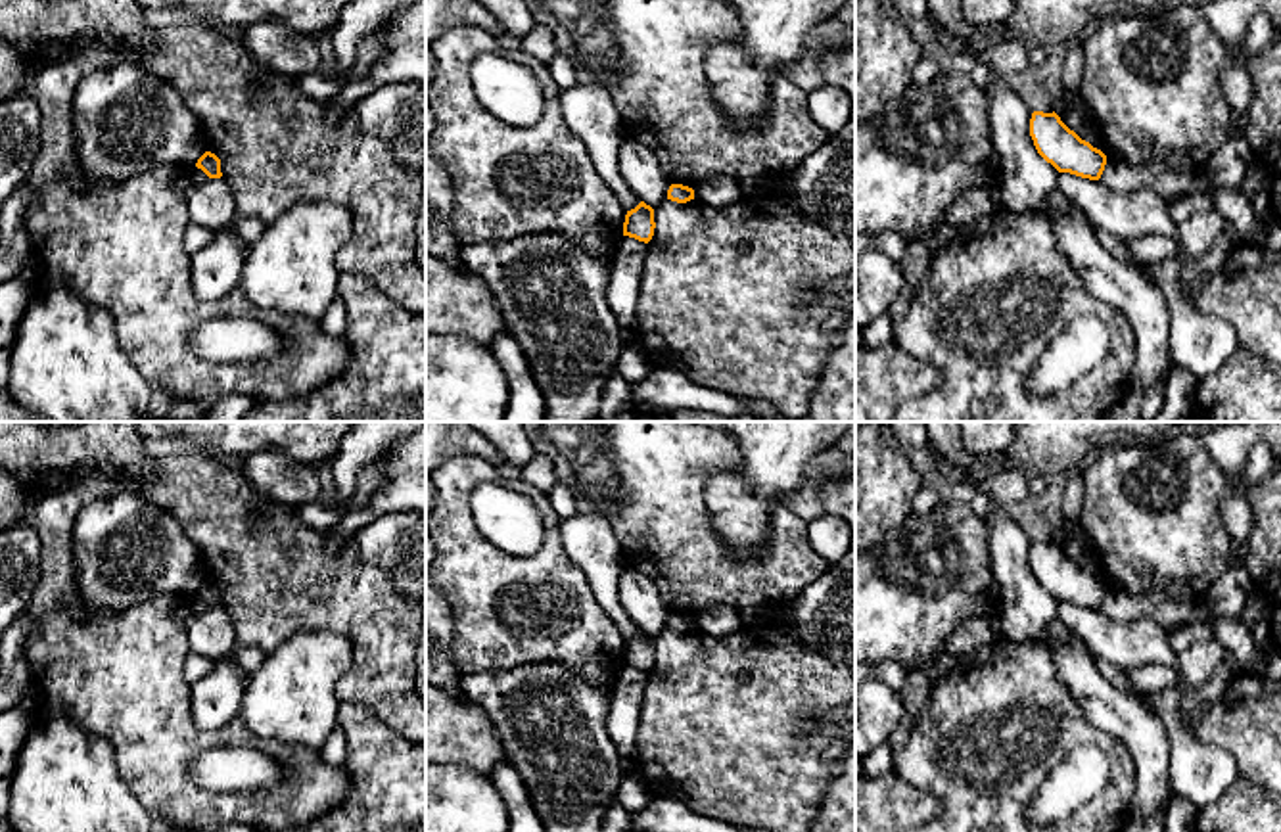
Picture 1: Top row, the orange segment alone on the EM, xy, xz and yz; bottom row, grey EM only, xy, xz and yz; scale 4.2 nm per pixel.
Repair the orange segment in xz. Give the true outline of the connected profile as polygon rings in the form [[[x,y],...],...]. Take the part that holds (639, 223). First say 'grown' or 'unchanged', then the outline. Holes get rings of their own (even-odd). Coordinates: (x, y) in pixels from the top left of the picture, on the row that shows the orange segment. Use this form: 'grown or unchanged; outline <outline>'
unchanged; outline [[[640,201],[635,209],[627,211],[623,222],[623,236],[648,243],[654,236],[654,209]]]

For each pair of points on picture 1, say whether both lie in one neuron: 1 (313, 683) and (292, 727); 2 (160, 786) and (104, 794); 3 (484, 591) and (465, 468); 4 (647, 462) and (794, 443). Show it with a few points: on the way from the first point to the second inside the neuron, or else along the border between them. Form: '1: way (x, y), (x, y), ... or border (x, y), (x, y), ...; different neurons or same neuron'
1: way (302, 694), (292, 704), (292, 716); same neuron
2: border (114, 748), (121, 781), (148, 811); different neurons
3: way (465, 560), (457, 541), (457, 499); same neuron
4: border (737, 441), (739, 464), (706, 480); different neurons

